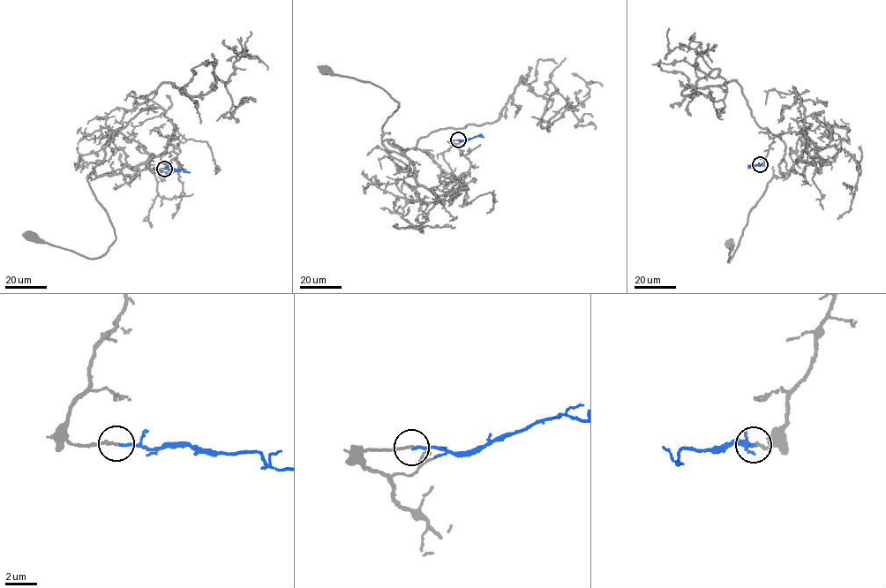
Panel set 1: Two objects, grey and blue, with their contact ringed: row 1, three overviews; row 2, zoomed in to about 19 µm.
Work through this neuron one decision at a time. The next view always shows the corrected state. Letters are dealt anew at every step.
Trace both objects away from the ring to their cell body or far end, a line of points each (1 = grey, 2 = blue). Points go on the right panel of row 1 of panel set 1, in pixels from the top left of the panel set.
1: (760, 164), (777, 134), (804, 133), (820, 149), (768, 182), (729, 262), (729, 244)
2: (760, 164), (749, 168)

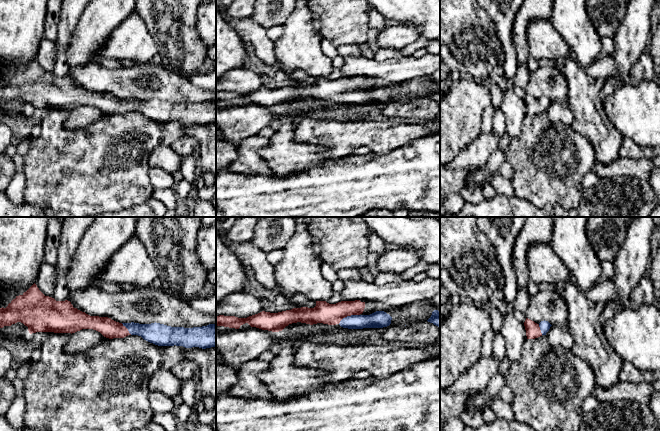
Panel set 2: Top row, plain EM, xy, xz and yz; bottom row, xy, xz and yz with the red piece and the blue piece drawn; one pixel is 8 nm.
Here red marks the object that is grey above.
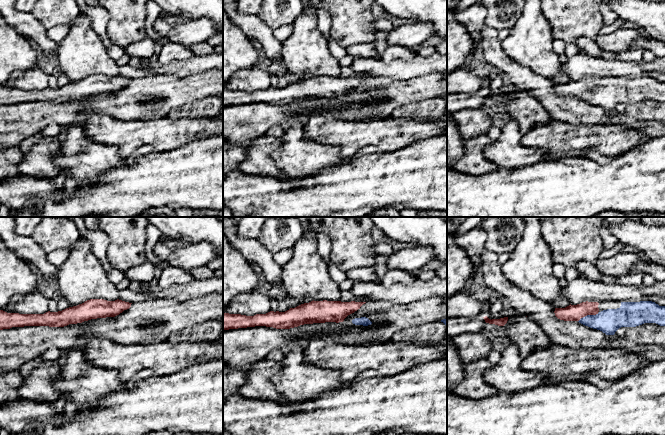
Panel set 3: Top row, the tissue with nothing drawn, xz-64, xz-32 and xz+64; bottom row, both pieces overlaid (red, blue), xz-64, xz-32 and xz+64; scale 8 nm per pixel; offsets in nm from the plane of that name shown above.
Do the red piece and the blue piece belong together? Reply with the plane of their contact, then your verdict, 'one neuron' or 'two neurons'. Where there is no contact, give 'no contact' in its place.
xz | one neuron

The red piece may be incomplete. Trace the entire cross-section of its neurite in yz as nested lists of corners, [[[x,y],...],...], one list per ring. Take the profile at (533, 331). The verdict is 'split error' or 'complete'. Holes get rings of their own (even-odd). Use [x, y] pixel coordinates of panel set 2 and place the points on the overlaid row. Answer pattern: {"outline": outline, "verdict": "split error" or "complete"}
{"outline": [[[526,318],[524,322],[527,339],[535,339],[542,335],[546,335],[552,326],[548,321],[541,321],[539,324]]], "verdict": "split error"}

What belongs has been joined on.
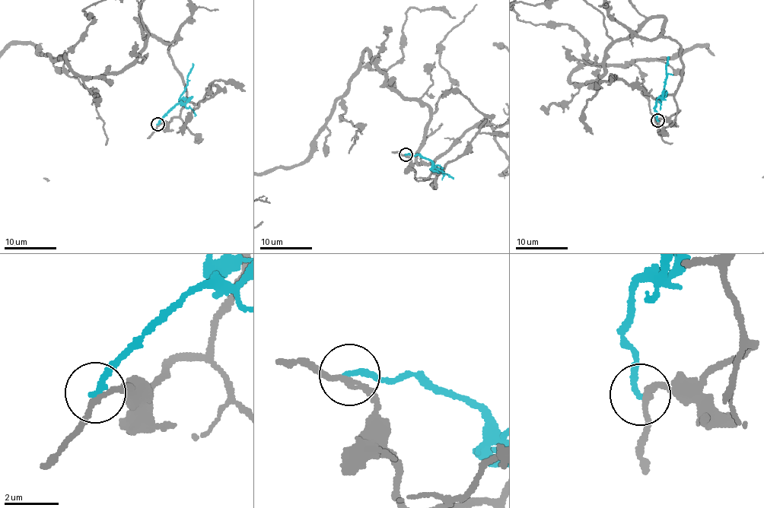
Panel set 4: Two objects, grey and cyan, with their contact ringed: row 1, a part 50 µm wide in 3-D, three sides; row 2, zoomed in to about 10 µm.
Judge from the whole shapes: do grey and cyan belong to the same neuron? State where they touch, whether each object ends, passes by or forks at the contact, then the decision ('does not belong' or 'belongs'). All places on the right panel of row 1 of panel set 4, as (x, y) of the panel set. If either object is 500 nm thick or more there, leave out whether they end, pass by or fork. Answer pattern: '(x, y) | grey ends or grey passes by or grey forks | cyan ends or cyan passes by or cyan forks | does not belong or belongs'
(657, 120) | grey passes by | cyan ends | does not belong

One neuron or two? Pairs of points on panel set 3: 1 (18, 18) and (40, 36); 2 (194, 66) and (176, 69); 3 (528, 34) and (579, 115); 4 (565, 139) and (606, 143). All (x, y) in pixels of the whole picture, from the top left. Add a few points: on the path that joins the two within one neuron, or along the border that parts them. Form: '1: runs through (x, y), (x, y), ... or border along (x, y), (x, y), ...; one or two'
1: runs through (23, 22), (35, 31); one
2: runs through (190, 66), (180, 68); one
3: border along (527, 68), (549, 78); two
4: runs through (575, 139), (596, 139); one

